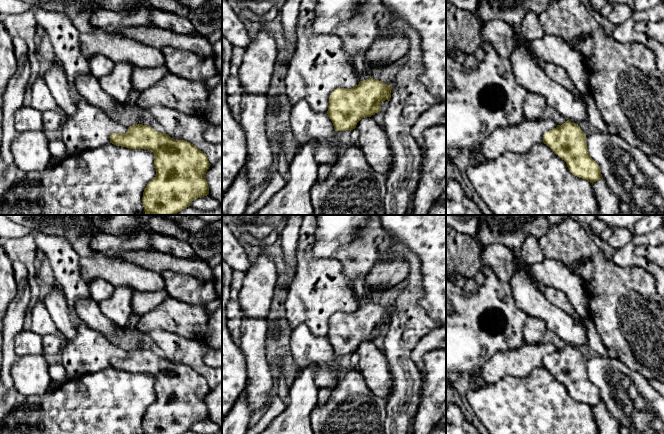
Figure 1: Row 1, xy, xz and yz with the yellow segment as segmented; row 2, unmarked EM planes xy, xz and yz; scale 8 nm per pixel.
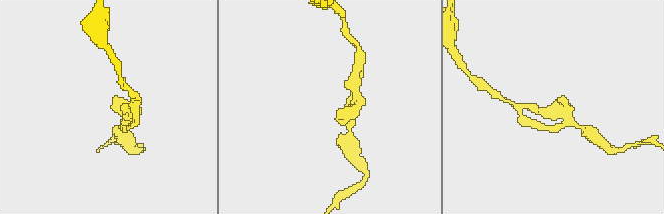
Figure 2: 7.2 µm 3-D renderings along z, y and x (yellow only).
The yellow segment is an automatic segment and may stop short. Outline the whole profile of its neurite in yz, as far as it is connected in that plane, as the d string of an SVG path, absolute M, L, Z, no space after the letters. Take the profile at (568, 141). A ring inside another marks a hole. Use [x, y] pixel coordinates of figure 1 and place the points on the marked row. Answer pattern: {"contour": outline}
{"contour": "M569 120L543 135L543 143L567 164L570 172L590 183L602 178L599 165L588 153L586 135Z"}

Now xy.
{"contour": "M143 124L128 127L126 133L111 134L110 143L130 149L148 149L154 154L156 175L146 185L142 197L145 214L176 215L189 207L193 200L209 194L205 174L211 164L206 154L193 144L175 140L165 132L160 133Z"}

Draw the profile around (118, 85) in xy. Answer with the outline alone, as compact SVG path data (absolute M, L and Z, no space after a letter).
M127 62L116 63L109 75L99 78L102 89L117 103L126 103L133 90L132 73L134 67Z

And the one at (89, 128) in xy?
M81 97L77 101L76 113L62 124L60 139L69 156L104 146L110 143L111 134L127 131L128 127L110 118Z

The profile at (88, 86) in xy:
M92 74L80 75L75 80L75 87L80 97L103 112L120 111L123 103L117 103L101 87L99 79Z

